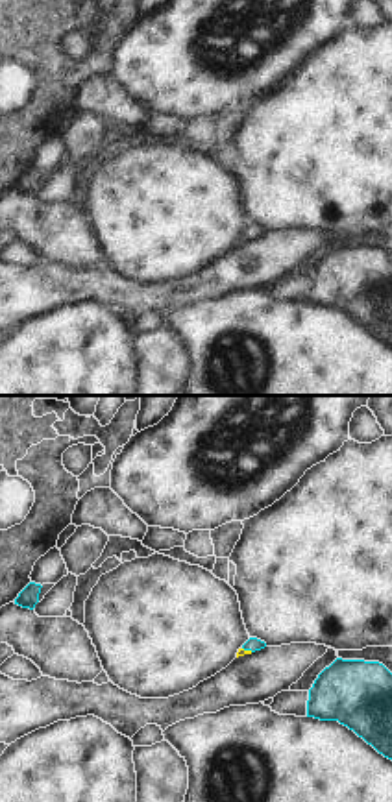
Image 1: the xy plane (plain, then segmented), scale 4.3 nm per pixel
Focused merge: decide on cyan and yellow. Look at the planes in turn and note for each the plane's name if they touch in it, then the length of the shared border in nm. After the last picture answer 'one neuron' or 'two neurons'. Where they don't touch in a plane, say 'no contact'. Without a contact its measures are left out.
contact in xy; length 50 nm

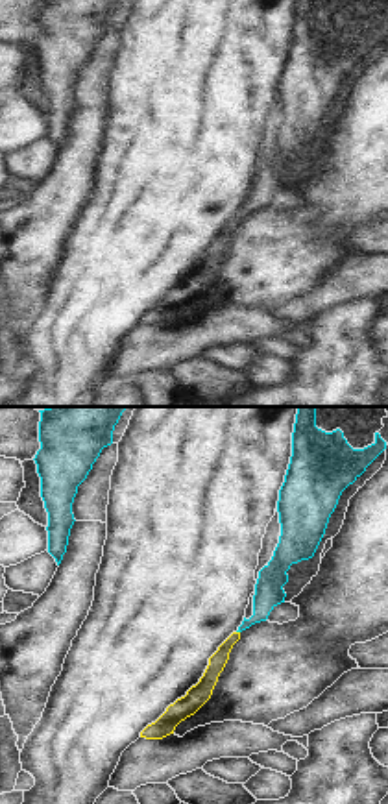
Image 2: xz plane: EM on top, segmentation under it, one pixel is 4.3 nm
no contact

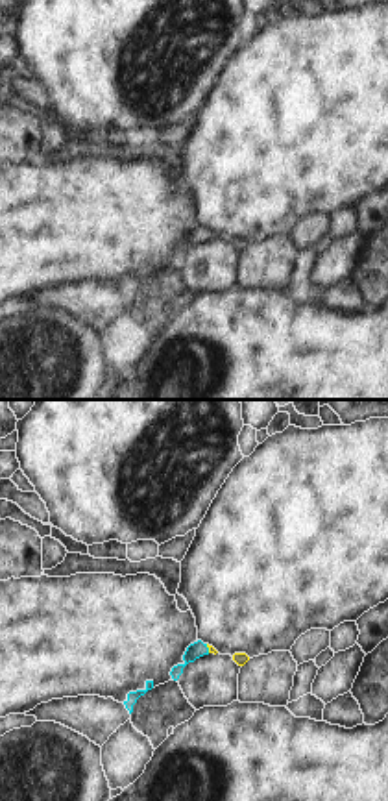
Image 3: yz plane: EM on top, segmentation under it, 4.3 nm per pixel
contact in yz; length 40 nm

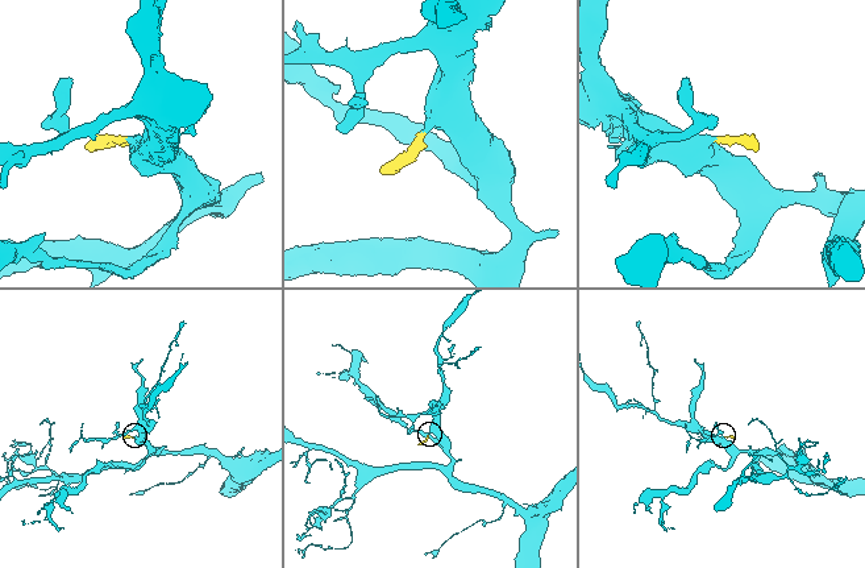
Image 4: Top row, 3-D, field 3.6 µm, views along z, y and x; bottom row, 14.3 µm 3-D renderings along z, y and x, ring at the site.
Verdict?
one neuron

